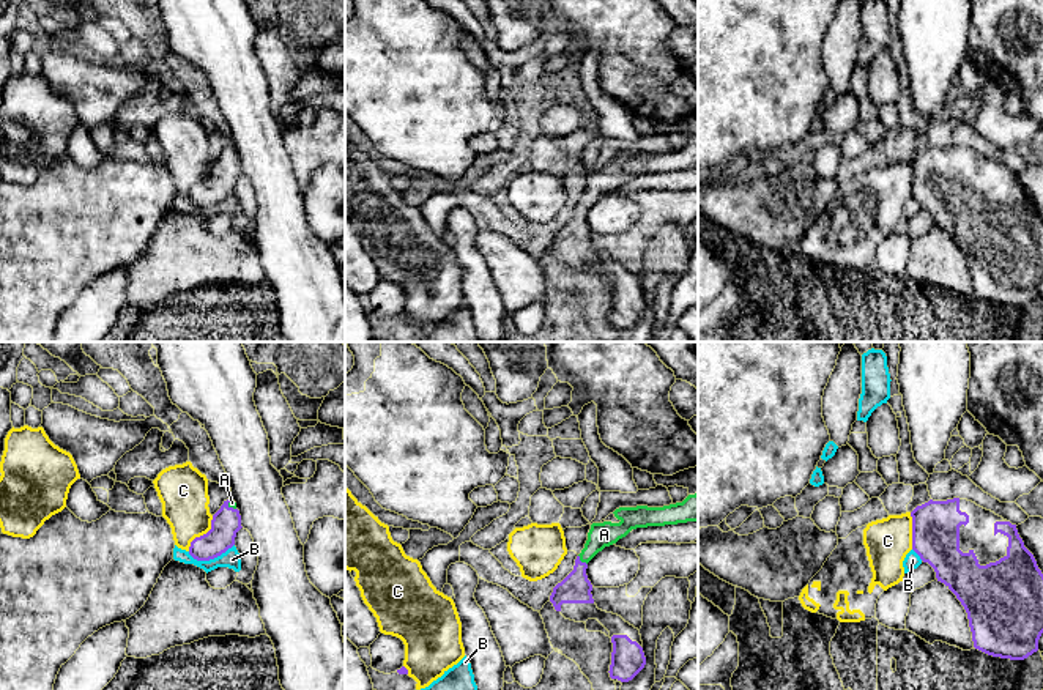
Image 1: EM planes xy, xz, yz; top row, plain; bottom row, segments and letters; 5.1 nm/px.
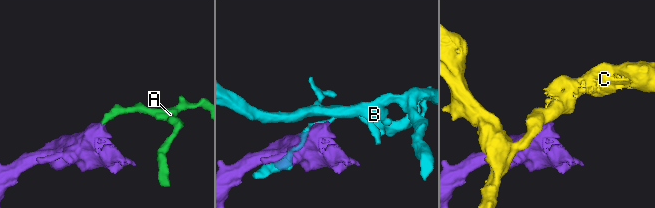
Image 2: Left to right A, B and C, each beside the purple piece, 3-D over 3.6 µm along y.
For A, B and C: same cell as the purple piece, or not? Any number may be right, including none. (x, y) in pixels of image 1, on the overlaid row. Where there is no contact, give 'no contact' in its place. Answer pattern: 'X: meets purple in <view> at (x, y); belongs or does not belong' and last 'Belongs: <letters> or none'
A: meets purple in xz at (580, 561); belongs
B: meets purple in xy at (210, 558); does not belong
C: meets purple in xy at (204, 534); does not belong
Belongs: A

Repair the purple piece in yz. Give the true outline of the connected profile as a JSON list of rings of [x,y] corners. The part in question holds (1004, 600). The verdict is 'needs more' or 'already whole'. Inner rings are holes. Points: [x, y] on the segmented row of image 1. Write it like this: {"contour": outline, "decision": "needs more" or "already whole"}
{"contour": [[[967,499],[933,501],[912,512],[912,550],[928,562],[937,581],[944,583],[967,613],[974,647],[1000,658],[1024,660],[1038,651],[1043,633],[1043,573],[1034,555],[1024,547],[1016,525]]], "decision": "needs more"}

